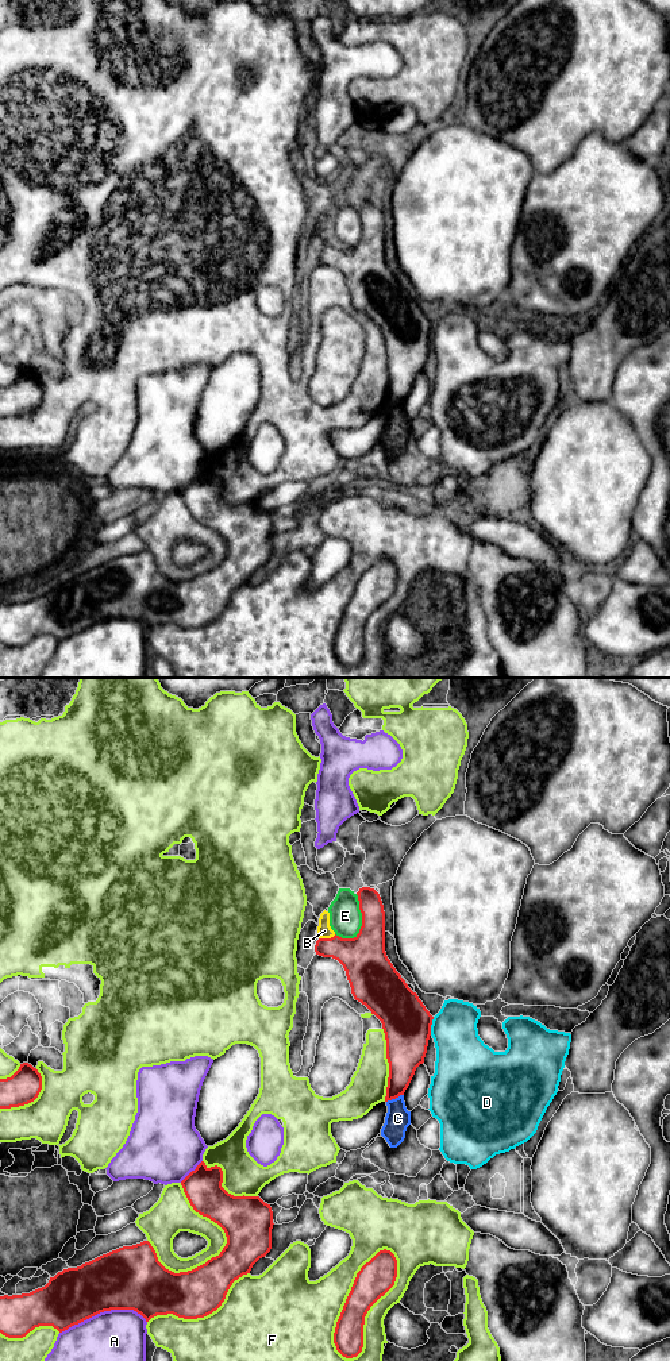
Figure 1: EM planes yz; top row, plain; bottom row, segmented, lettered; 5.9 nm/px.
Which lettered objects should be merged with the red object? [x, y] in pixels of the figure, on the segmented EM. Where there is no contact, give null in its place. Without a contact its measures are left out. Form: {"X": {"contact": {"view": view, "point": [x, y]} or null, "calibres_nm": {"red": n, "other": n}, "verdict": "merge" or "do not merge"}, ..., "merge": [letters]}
{"A": {"contact": {"view": "yz", "point": [103, 1311]}, "calibres_nm": {"red": 360, "other": 300}, "verdict": "do not merge"}, "B": {"contact": {"view": "yz", "point": [327, 939]}, "calibres_nm": {"red": 260, "other": 90}, "verdict": "merge"}, "C": {"contact": {"view": "yz", "point": [395, 1098]}, "calibres_nm": {"red": 190, "other": 150}, "verdict": "do not merge"}, "D": {"contact": {"view": "yz", "point": [430, 1026]}, "calibres_nm": {"red": 280, "other": 300}, "verdict": "do not merge"}, "E": {"contact": {"view": "yz", "point": [362, 921]}, "calibres_nm": {"red": 260, "other": 190}, "verdict": "do not merge"}, "F": {"contact": {"view": "yz", "point": [370, 1306]}, "calibres_nm": {"red": 220, "other": 200}, "verdict": "do not merge"}, "merge": ["B"]}

